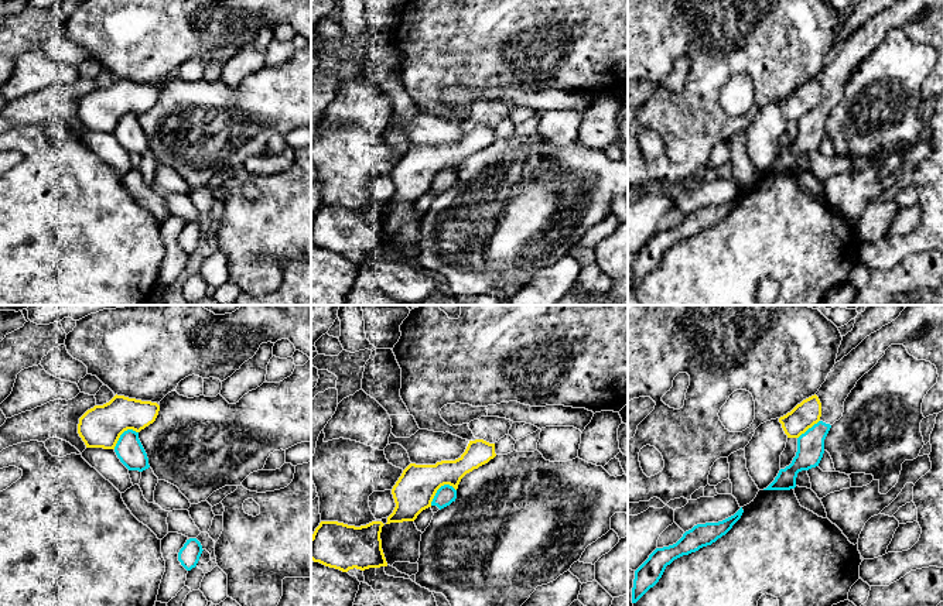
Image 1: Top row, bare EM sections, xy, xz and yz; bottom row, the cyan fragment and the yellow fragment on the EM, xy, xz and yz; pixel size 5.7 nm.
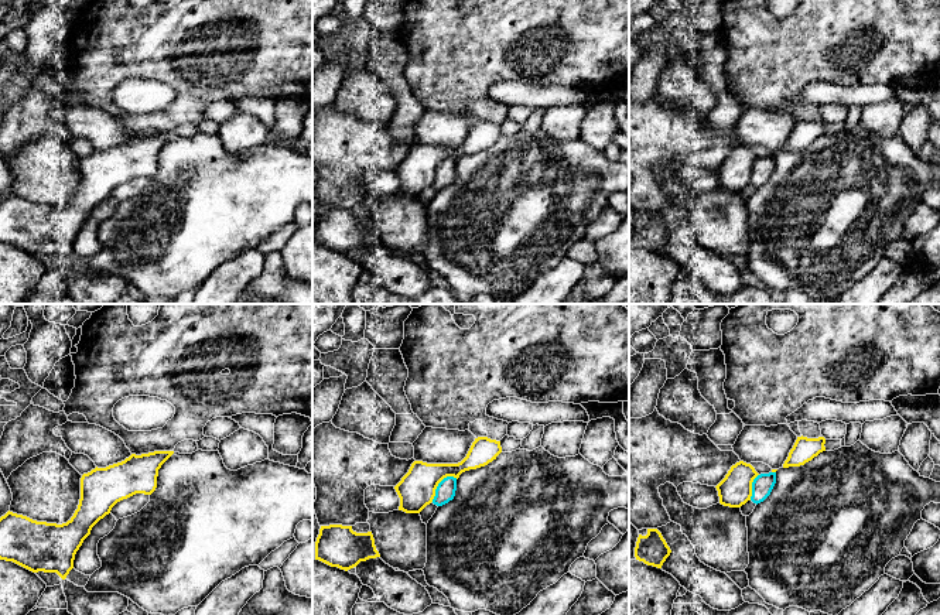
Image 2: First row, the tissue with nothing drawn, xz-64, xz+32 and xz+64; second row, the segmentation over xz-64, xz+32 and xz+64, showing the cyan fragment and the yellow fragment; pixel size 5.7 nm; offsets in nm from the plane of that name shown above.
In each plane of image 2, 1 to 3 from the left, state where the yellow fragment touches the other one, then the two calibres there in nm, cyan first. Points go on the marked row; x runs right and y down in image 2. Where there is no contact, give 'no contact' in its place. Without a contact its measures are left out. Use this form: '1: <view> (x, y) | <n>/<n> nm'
1: no contact
2: xz+32 (438, 484) | 110/200 nm
3: xz+64 (752, 487) | 120/190 nm

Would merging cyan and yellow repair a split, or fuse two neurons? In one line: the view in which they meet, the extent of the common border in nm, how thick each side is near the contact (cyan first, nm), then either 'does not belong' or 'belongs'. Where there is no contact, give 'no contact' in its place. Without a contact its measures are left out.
xz | 180 nm | 110/220 nm | does not belong

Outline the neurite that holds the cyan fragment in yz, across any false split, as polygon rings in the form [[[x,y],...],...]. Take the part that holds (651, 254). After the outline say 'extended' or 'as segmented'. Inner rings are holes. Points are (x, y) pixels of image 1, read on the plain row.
[[[742,191],[731,201],[718,206],[697,208],[686,215],[673,229],[656,232],[649,242],[635,254],[632,287],[636,287],[662,261],[667,249],[674,243],[711,229],[725,219],[741,202]]]; as segmented

